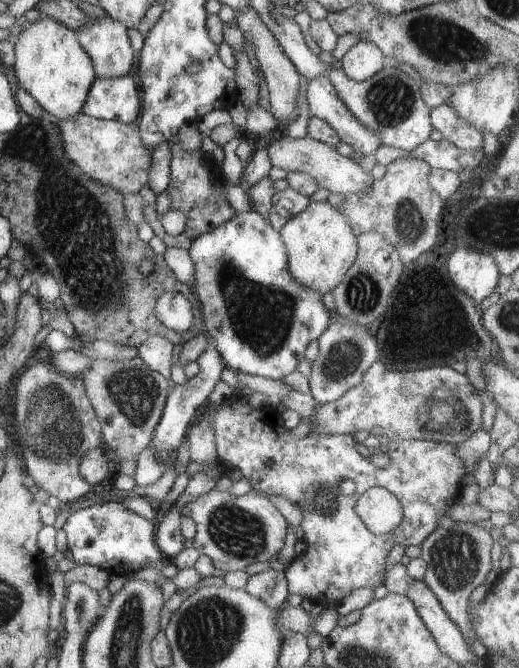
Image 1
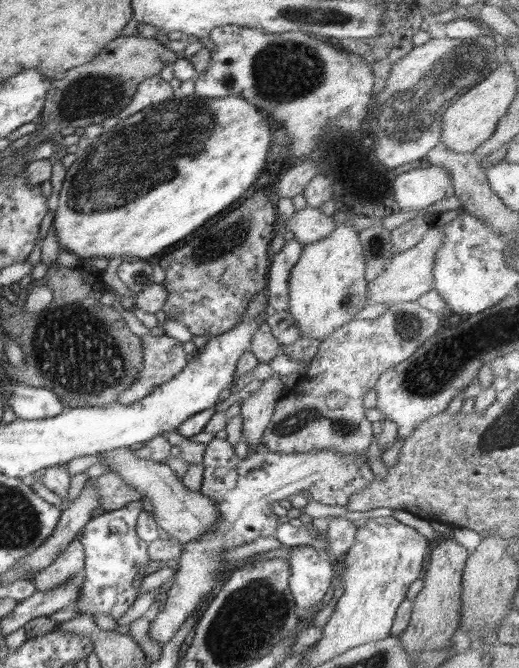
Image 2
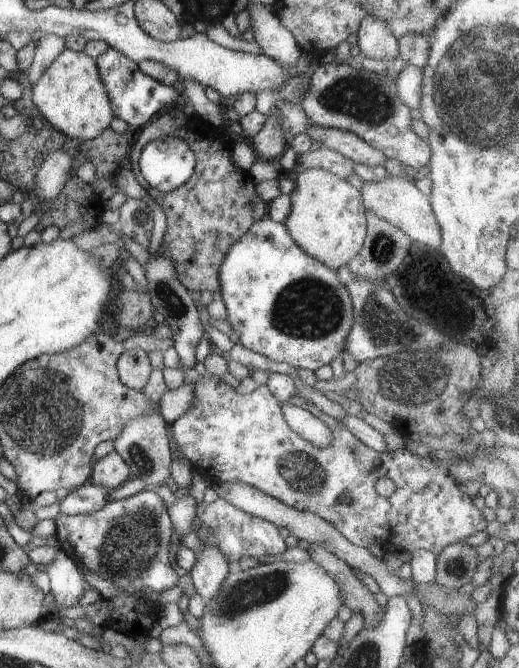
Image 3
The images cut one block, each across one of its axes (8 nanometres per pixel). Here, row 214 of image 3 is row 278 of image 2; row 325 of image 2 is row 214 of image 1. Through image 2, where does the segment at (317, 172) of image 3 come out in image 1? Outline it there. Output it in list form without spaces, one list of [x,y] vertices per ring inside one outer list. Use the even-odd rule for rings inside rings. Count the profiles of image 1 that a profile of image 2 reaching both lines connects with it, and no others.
[[[310,201],[306,210],[291,218],[280,230],[287,250],[288,270],[292,278],[318,294],[332,292],[354,264],[358,254],[358,237],[354,236],[344,214],[326,201]]]

